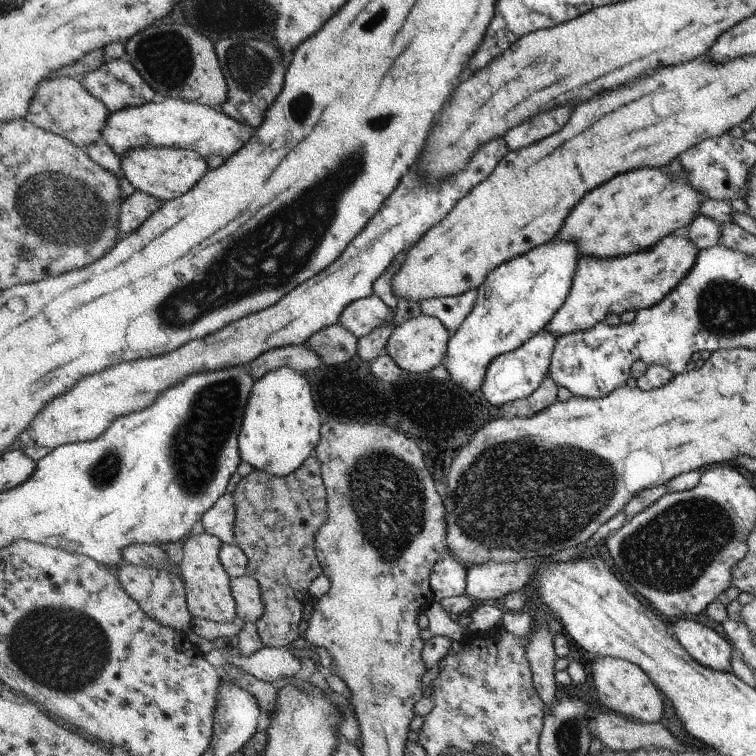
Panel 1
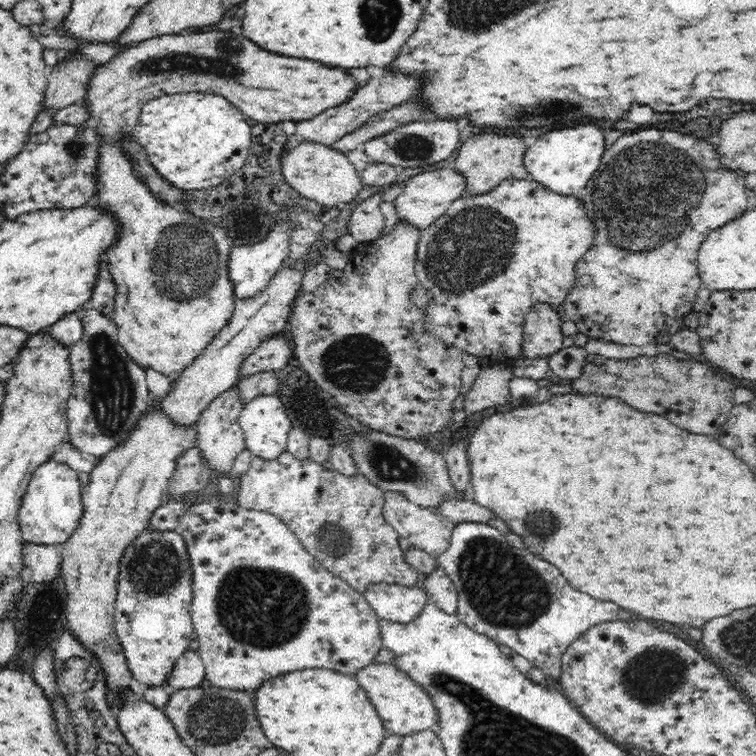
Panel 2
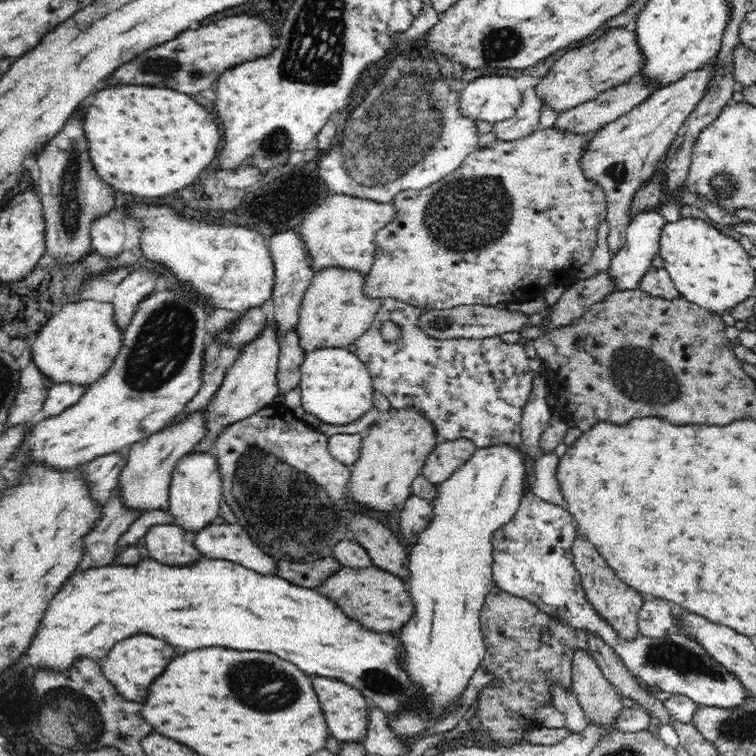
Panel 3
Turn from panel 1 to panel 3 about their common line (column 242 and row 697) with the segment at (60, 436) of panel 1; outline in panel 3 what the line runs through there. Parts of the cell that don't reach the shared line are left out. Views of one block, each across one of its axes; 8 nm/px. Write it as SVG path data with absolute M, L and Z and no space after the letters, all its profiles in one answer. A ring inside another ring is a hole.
M312 678L320 692L320 704L328 720L330 734L342 743L358 743L367 734L370 703L352 686L339 680ZM332 698L332 702L330 702Z

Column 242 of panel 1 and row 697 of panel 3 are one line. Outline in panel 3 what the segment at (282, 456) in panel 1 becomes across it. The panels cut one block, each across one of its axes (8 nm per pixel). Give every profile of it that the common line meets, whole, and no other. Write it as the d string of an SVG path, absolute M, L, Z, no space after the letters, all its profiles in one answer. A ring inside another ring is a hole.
M508 446L477 448L475 454L462 467L457 468L448 480L436 486L438 497L433 501L431 523L420 533L410 552L410 574L406 589L415 601L415 614L397 634L406 645L406 671L416 683L431 693L431 700L434 700L436 707L460 696L476 668L481 666L485 646L479 622L484 596L488 594L488 588L493 587L492 534L500 526L508 524L520 507L526 474L522 451Z

